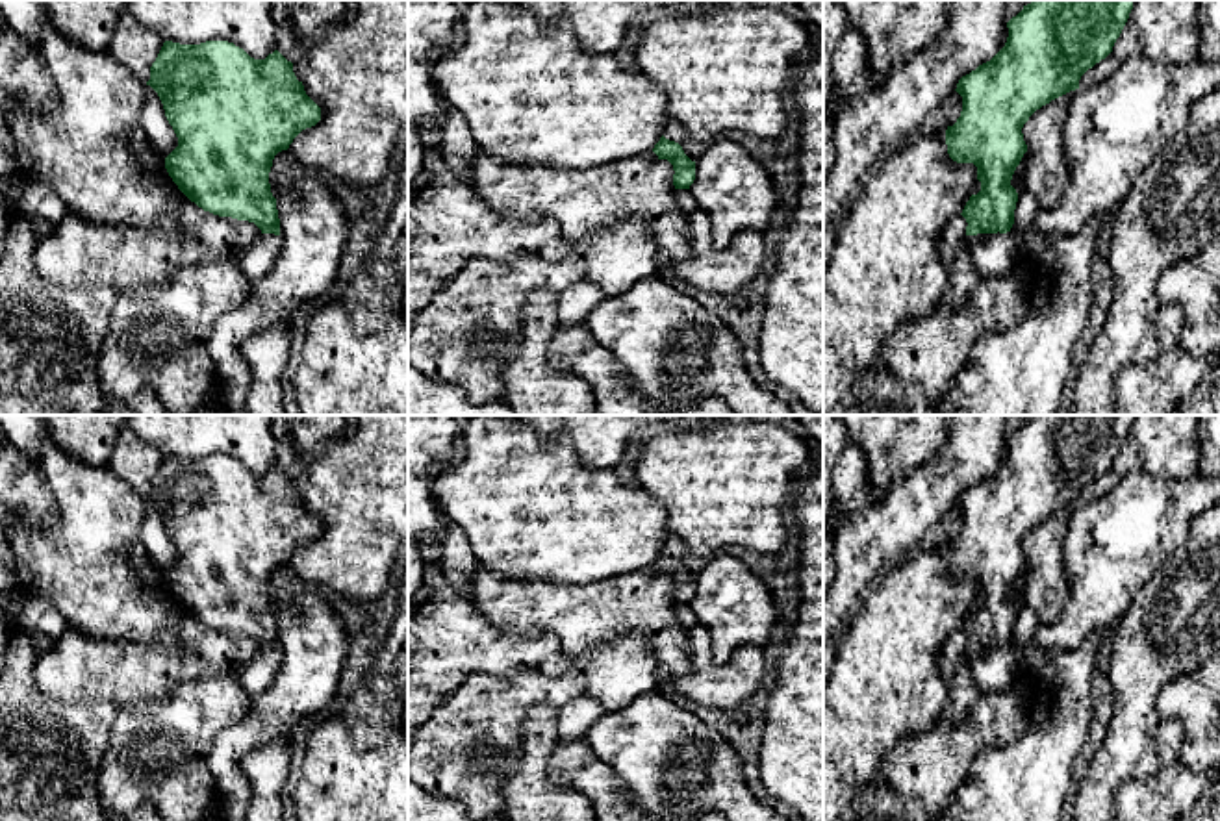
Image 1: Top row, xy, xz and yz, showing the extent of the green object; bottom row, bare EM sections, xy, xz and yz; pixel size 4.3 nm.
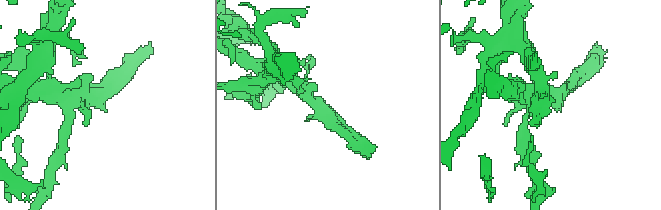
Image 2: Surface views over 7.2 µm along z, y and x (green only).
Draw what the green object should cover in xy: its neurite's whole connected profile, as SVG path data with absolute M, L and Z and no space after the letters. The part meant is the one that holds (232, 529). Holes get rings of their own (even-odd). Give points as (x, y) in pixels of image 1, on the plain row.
M165 456L146 500L158 508L178 552L178 562L165 573L165 584L178 604L204 626L248 636L261 645L235 676L250 697L260 695L278 673L282 656L276 613L269 599L273 575L302 545L321 536L321 523L306 510L293 478L278 465L265 474L254 474L228 456Z

